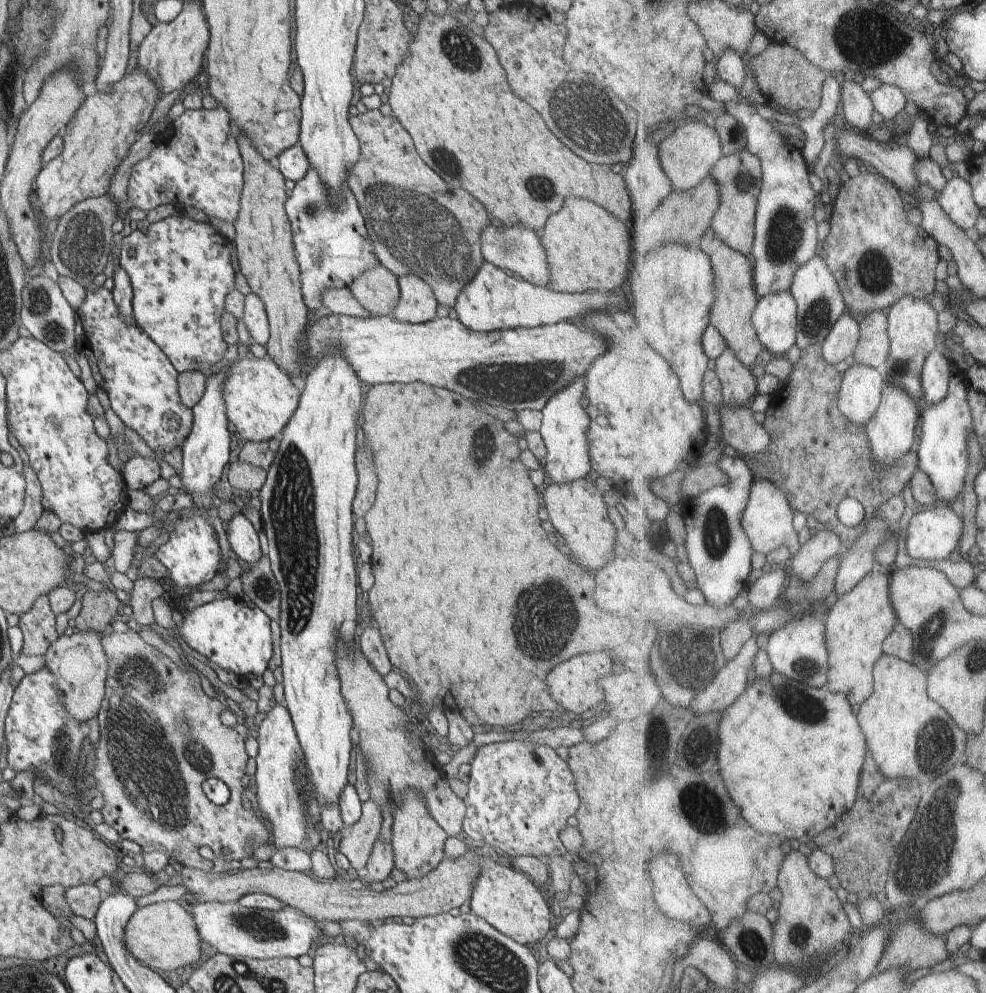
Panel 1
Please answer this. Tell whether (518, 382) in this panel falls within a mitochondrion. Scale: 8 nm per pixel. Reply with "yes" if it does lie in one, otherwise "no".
yes

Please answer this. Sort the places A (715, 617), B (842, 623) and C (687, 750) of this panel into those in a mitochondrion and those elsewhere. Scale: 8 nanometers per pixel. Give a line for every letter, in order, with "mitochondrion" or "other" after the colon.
A: other
B: other
C: mitochondrion

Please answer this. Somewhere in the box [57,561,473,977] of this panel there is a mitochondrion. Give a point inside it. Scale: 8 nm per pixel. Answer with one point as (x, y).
(153, 771)

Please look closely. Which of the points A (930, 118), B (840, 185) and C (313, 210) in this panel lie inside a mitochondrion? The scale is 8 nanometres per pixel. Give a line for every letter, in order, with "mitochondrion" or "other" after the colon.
A: other
B: other
C: mitochondrion

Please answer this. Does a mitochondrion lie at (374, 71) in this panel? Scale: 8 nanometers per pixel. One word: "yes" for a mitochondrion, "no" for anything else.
no

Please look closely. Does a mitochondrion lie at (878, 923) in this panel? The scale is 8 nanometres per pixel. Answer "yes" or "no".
no

